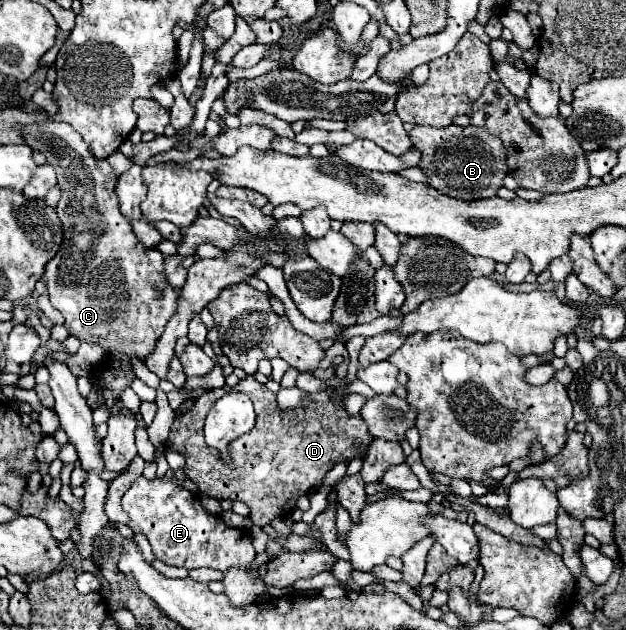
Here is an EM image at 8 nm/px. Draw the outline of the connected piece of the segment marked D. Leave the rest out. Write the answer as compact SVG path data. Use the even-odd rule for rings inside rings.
M334 373L334 377L326 381L328 389L310 395L310 403L304 403L304 407L298 409L282 411L276 403L276 395L268 391L266 385L260 385L253 375L247 375L231 391L241 392L252 401L256 425L250 429L250 433L240 435L228 445L232 463L222 461L220 453L208 447L202 435L206 416L215 402L227 393L225 388L204 392L190 411L178 415L172 423L166 447L186 457L184 473L198 485L200 493L218 501L242 501L250 509L250 521L264 527L272 519L282 517L282 511L292 511L300 495L320 487L326 473L338 461L350 463L354 457L358 457L360 451L356 445L368 447L372 443L374 437L368 433L362 417L348 415L342 405L344 381L346 379L340 379Z

